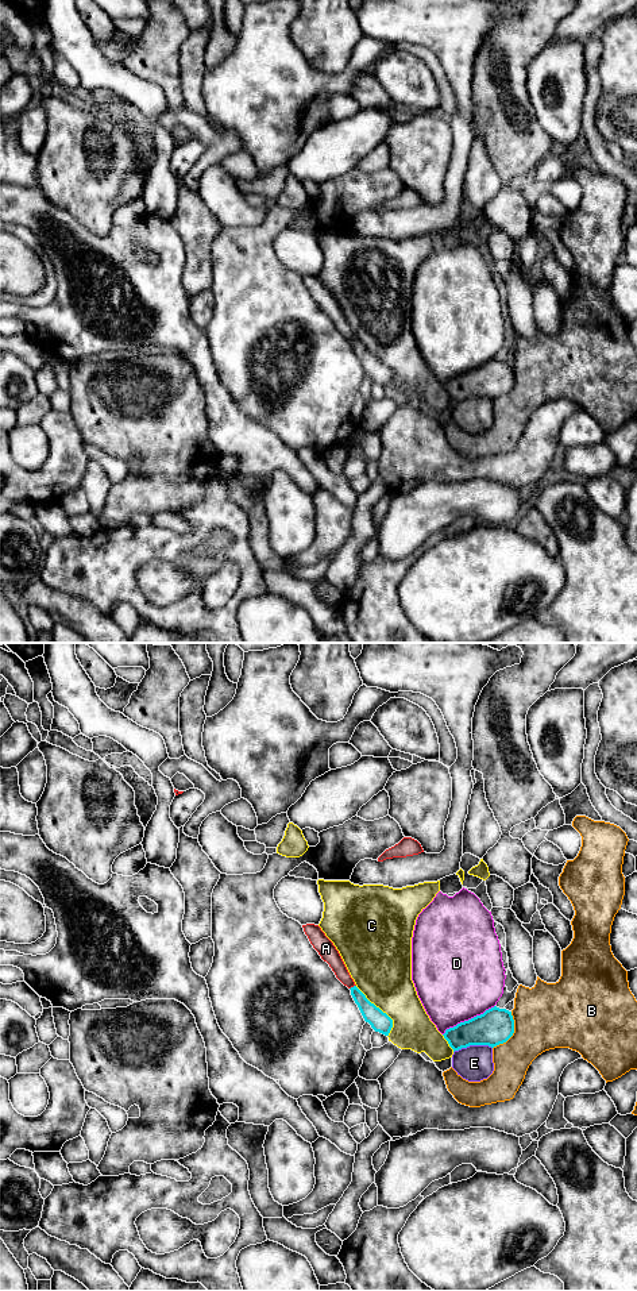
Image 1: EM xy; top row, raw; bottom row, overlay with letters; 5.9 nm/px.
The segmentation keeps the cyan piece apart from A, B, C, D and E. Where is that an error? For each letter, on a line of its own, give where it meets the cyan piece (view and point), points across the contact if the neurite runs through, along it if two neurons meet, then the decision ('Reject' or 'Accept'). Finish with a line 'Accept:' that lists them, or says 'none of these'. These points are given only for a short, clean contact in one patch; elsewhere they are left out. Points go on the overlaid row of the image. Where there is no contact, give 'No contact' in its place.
A: Touches cyan at xy (354, 986). Boundary: xy (355, 985), (350, 989). Reject
B: Touches cyan at xy (513, 1032). Reject
C: Touches cyan at xy (381, 1010). Reject
D: Touches cyan at xy (468, 1020). Reject
E: Touches cyan at xy (473, 1044). Reject
Accept: none of these

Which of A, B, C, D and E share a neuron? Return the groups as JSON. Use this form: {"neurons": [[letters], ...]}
{"neurons": [["A"], ["B"], ["C"], ["D"], ["E"]]}

